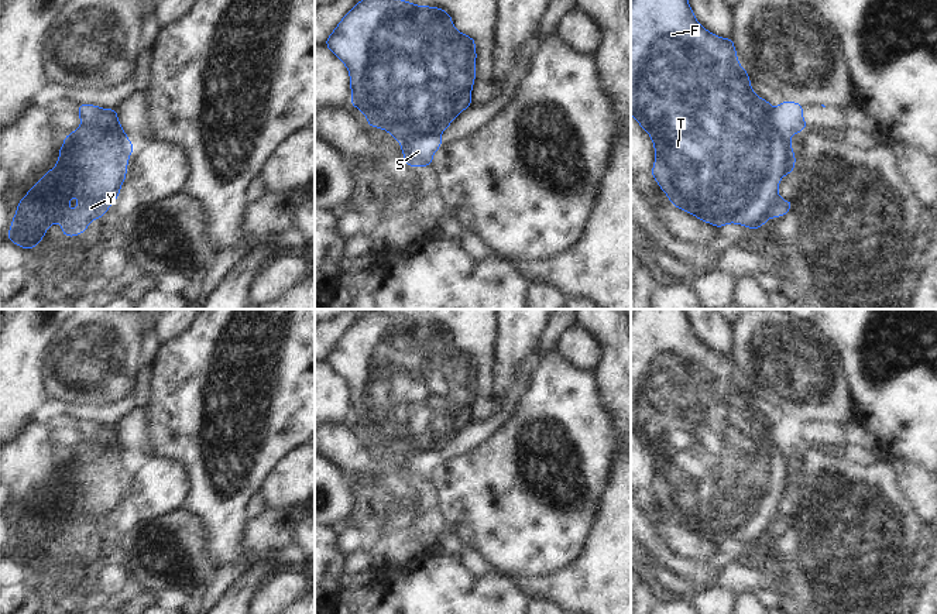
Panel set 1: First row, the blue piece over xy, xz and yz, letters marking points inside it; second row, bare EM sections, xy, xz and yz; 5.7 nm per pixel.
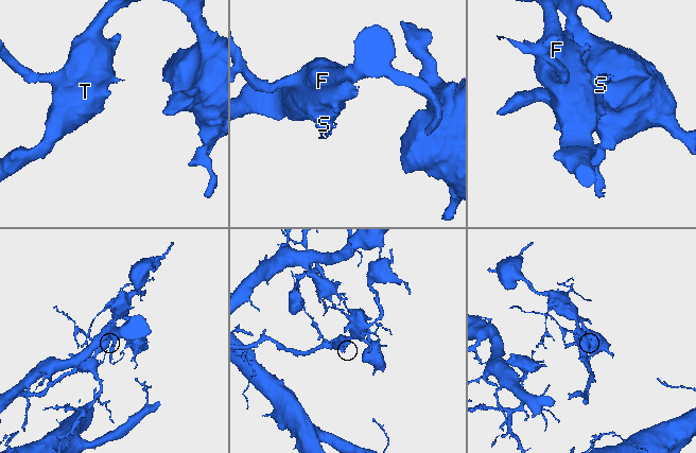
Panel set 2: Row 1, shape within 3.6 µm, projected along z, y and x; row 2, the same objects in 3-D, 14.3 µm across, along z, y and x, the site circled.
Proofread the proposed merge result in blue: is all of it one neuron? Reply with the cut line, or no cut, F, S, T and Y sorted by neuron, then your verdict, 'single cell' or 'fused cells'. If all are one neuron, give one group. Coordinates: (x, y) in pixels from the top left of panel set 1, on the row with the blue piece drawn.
cut none; groups F S T Y; single cell

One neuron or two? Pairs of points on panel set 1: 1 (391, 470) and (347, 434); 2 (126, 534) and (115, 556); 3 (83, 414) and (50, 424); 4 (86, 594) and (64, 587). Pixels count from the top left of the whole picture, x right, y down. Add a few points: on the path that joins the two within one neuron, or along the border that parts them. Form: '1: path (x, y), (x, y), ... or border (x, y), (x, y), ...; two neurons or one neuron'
1: path (380, 460), (371, 458), (359, 445); one neuron
2: path (126, 539), (126, 545), (120, 551); one neuron
3: border (52, 397), (61, 402), (67, 414), (78, 419); two neurons
4: path (81, 594), (69, 592); one neuron

